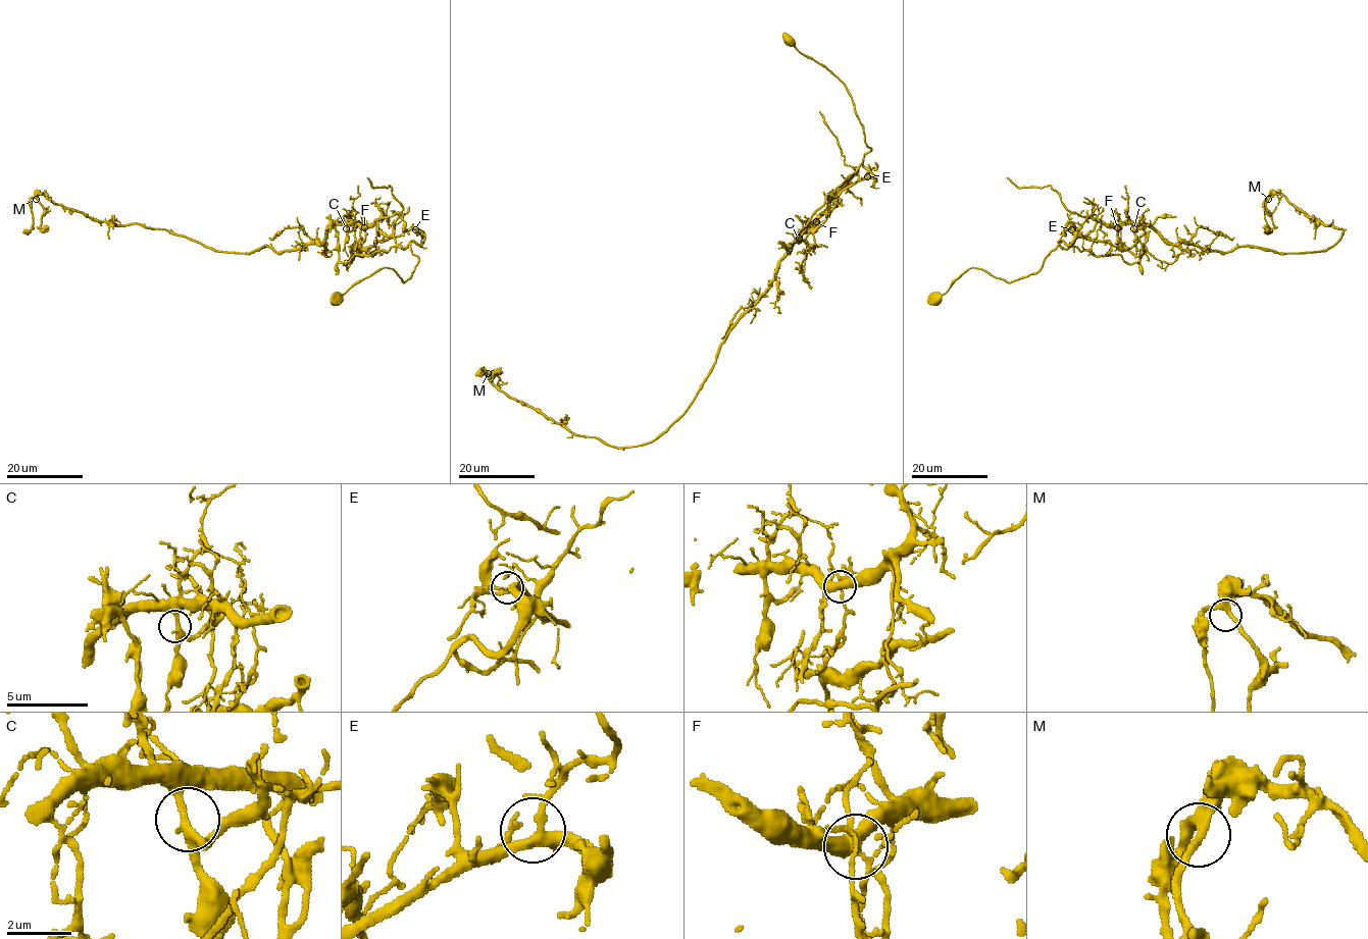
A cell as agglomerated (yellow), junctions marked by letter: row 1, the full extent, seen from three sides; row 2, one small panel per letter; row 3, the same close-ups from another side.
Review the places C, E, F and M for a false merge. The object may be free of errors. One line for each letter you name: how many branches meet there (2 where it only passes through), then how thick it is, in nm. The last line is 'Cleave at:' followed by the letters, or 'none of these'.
F: 3 | 110 nm
Cleave at: F

